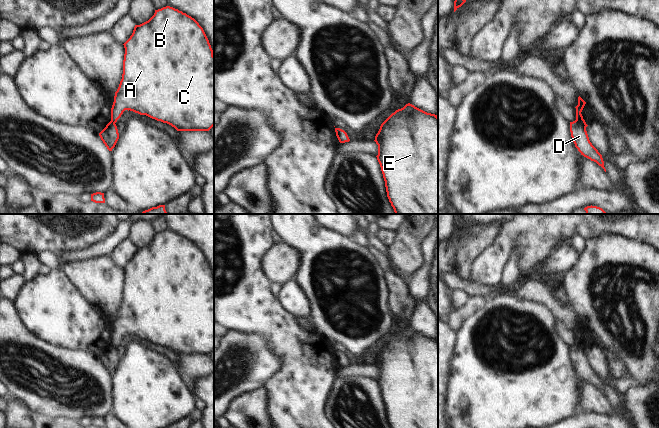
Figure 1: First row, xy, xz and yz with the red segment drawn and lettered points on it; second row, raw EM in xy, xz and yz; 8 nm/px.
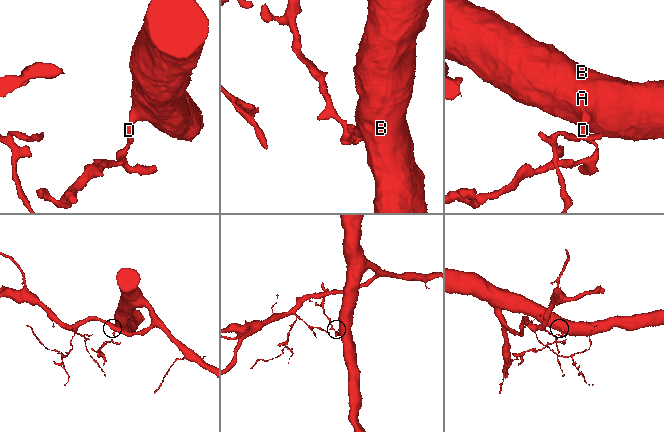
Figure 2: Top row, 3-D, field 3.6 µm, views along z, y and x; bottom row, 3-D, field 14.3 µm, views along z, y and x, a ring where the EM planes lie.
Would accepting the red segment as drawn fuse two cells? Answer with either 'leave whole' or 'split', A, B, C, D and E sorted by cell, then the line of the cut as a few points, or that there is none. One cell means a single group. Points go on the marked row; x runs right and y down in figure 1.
split | A B C E / D | yz (576, 119), (585, 128)

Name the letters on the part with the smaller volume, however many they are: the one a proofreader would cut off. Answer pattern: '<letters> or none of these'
D

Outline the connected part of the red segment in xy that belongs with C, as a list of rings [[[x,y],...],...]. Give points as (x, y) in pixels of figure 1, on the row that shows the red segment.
[[[170,6],[155,10],[154,15],[148,21],[135,25],[132,35],[123,45],[125,48],[123,74],[111,108],[111,120],[113,123],[117,122],[125,110],[130,110],[167,123],[177,131],[209,131],[214,126],[214,55],[203,28],[194,18]]]

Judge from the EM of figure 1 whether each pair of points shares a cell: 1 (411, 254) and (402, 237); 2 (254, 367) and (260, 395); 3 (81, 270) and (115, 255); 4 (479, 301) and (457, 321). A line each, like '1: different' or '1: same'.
1: same
2: different
3: different
4: same

